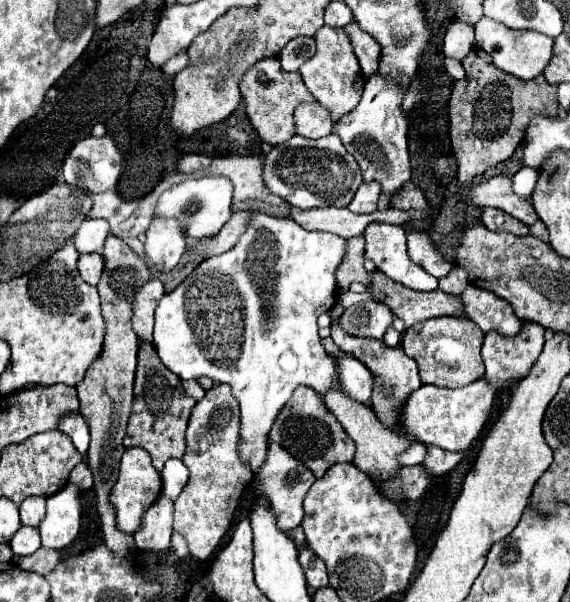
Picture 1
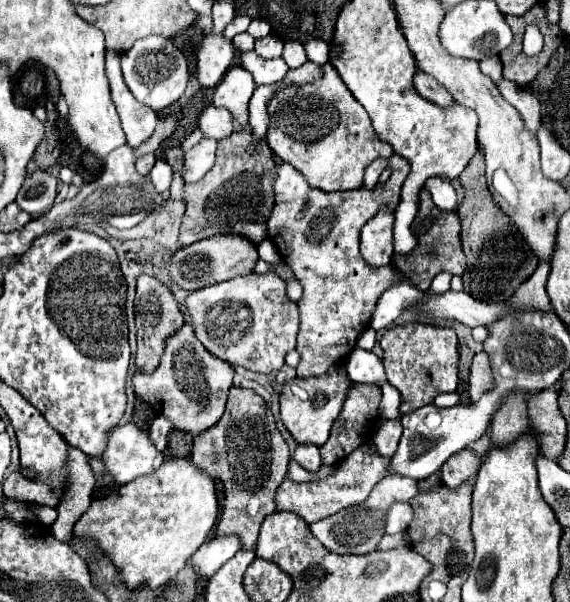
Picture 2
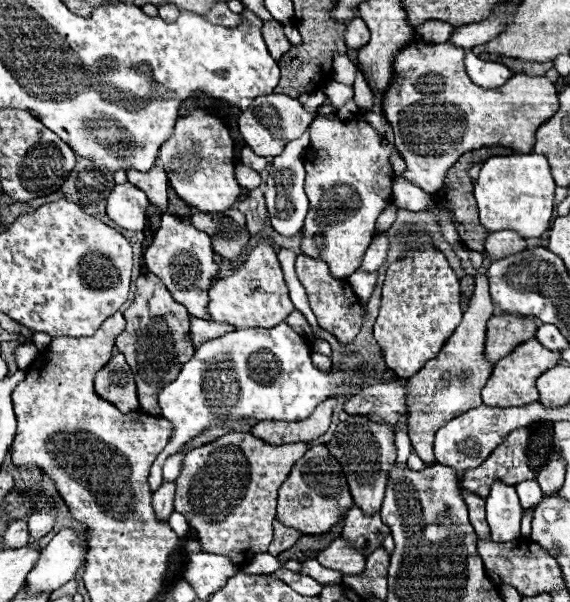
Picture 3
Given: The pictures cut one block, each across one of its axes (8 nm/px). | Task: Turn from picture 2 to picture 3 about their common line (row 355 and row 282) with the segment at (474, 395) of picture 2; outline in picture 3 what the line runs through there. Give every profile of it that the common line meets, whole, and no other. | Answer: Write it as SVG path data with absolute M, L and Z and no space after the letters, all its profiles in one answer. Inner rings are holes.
M484 252L484 262L482 268L476 274L476 290L474 296L470 300L468 310L464 312L464 318L460 322L460 326L456 328L456 332L446 340L444 348L438 352L436 358L428 360L424 364L424 368L414 374L408 384L408 432L410 432L410 440L412 440L412 448L414 452L422 458L422 462L426 466L436 464L434 458L434 434L440 426L444 426L444 422L482 406L482 398L480 392L484 388L484 384L488 382L488 376L492 374L492 364L484 360L484 338L486 338L486 320L492 316L494 308L492 308L492 298L488 294L488 280L486 280L486 268L492 262Z

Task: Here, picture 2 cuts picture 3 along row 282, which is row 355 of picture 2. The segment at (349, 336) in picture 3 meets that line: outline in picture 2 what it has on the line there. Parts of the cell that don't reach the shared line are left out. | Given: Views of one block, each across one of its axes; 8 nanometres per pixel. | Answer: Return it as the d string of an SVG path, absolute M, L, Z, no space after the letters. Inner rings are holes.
M398 154L388 160L388 166L392 174L382 188L324 192L310 188L304 176L292 166L284 162L276 164L274 208L266 226L280 256L304 286L304 294L298 300L300 332L296 350L302 360L296 372L300 378L324 376L330 366L346 362L356 348L358 336L366 330L380 294L399 278L391 265L370 268L360 260L358 252L360 228L376 216L380 206L394 212L400 202L400 188L410 166Z

